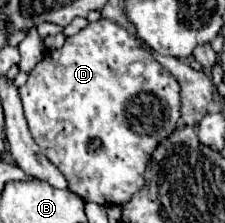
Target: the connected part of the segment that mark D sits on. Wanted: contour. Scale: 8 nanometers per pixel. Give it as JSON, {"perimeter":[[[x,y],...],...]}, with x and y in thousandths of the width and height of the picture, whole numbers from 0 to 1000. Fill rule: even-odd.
{"perimeter":[[[444,81],[347,152],[293,170],[267,224],[204,233],[124,332],[124,368],[89,395],[89,439],[133,601],[187,691],[258,744],[329,870],[373,906],[427,906],[453,924],[560,915],[640,834],[640,771],[676,682],[782,583],[809,475],[791,359],[738,323],[649,215],[631,215],[596,152],[471,81]],[[587,278],[640,287],[622,341],[569,332],[560,305]]]}

